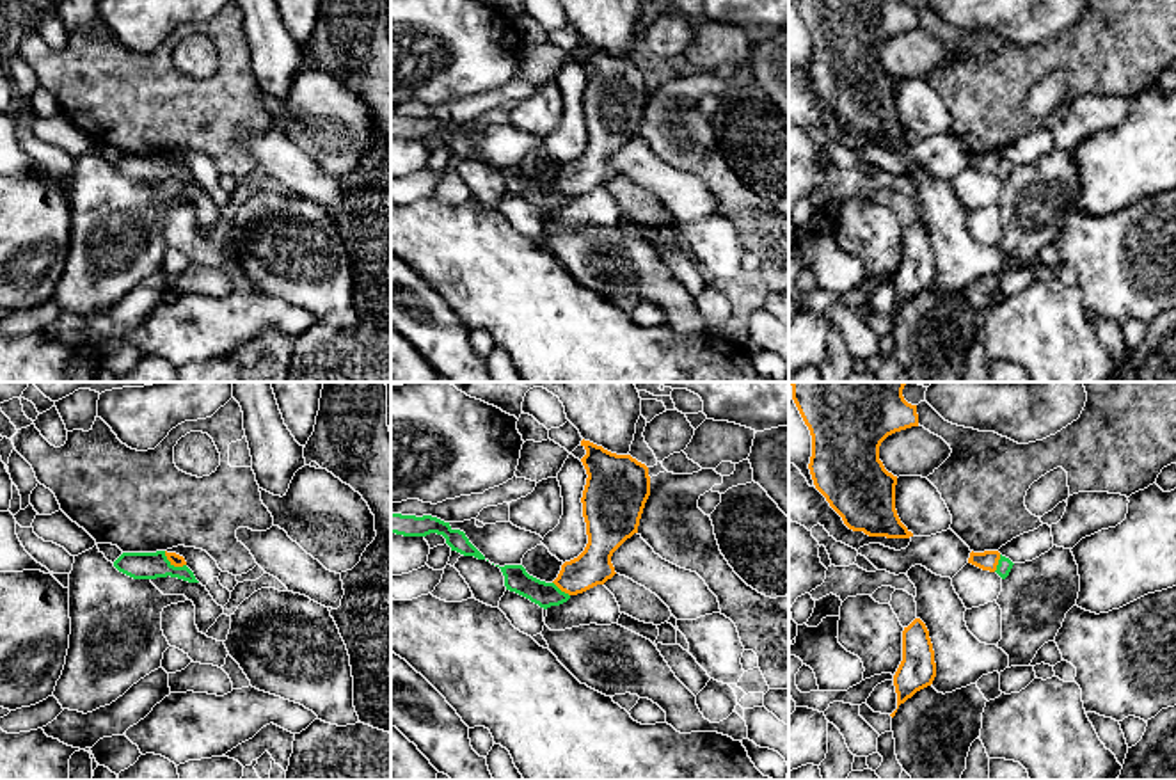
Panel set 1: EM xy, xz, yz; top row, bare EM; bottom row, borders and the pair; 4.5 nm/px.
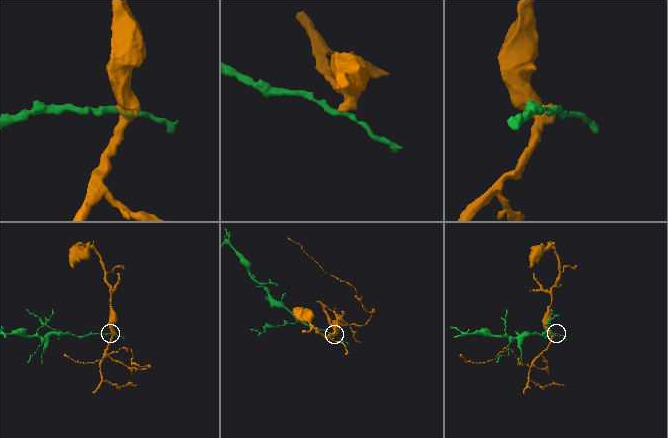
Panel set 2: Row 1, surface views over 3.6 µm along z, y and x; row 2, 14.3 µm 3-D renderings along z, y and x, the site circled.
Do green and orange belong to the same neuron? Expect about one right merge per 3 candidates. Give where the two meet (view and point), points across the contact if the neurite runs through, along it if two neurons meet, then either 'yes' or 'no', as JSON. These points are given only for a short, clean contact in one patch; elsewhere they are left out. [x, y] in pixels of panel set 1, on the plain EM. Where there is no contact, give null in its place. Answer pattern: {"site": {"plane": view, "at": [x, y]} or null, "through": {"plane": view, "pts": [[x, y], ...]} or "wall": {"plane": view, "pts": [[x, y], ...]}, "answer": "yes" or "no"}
{"site": {"plane": "xy", "at": [173, 167]}, "wall": {"plane": "xy", "pts": [[164, 153], [174, 167], [185, 167]]}, "answer": "no"}

